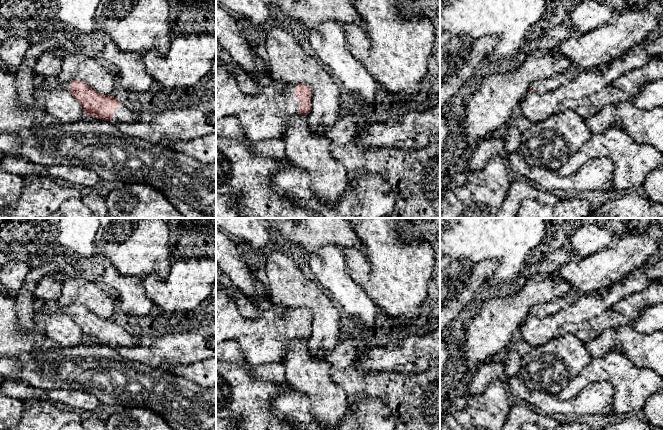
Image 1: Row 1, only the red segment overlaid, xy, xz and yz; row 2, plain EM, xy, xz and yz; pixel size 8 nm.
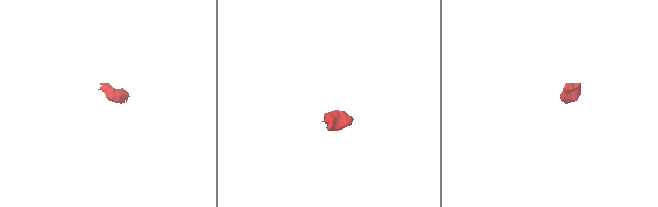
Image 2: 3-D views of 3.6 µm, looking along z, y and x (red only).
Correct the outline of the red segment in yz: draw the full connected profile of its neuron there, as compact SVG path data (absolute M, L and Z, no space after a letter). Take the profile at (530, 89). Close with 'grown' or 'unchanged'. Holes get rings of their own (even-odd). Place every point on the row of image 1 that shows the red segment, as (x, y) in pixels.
M567 70L553 78L534 81L528 91L537 93L546 93L557 89L560 85L564 85L576 79L578 72L575 70Z; grown

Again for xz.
M223 50L221 60L216 62L216 120L235 116L243 135L251 142L281 138L297 114L307 115L311 110L312 89L305 84L280 89L266 86L256 94L245 94L238 86L232 68L232 58Z; grown

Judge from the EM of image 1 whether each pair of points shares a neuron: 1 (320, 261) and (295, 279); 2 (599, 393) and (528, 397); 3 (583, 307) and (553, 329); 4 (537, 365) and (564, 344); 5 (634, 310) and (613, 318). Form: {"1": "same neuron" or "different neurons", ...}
{"1": "different neurons", "2": "same neuron", "3": "same neuron", "4": "same neuron", "5": "different neurons"}

